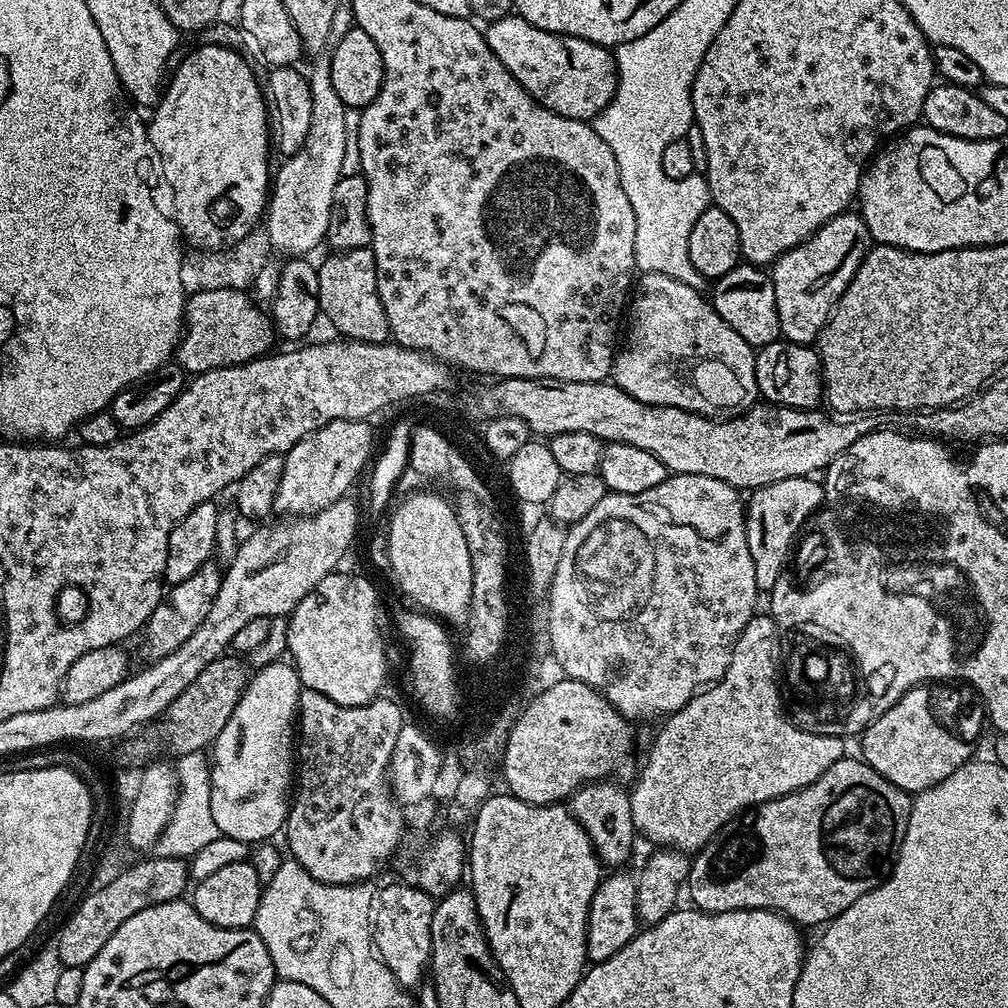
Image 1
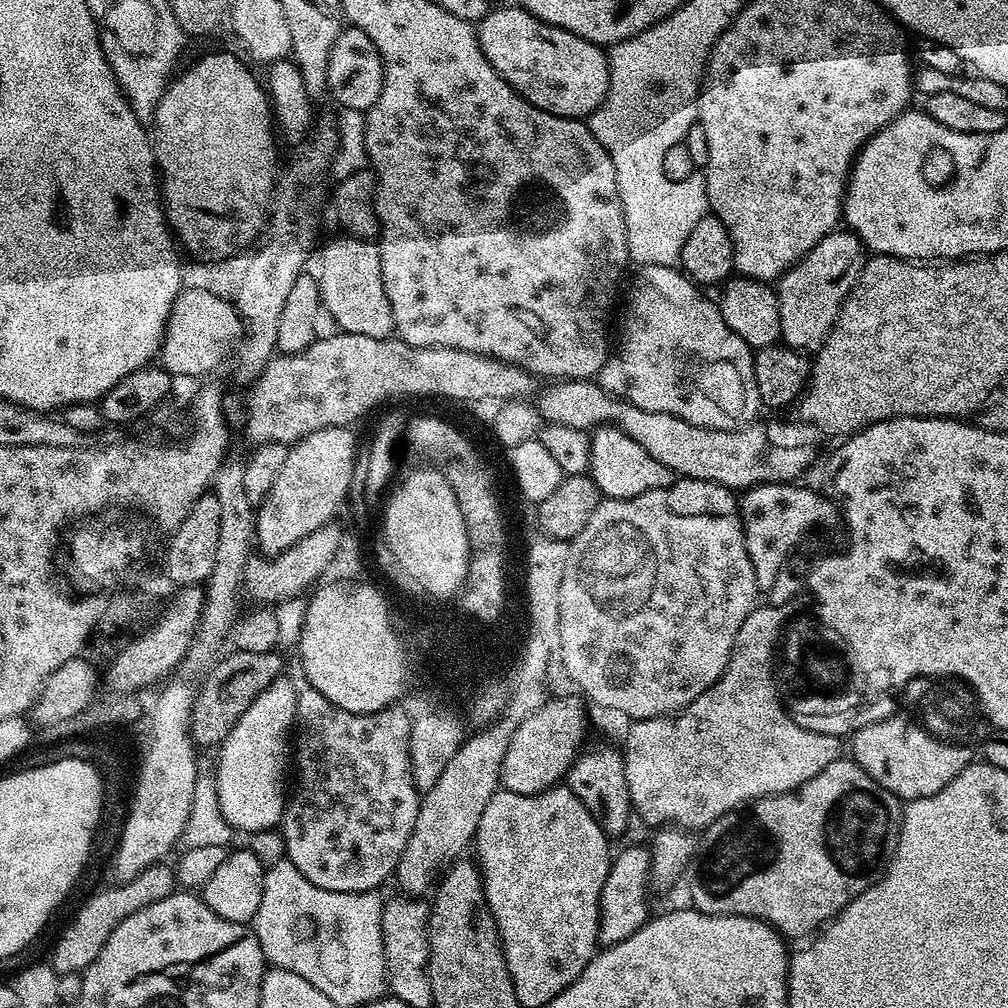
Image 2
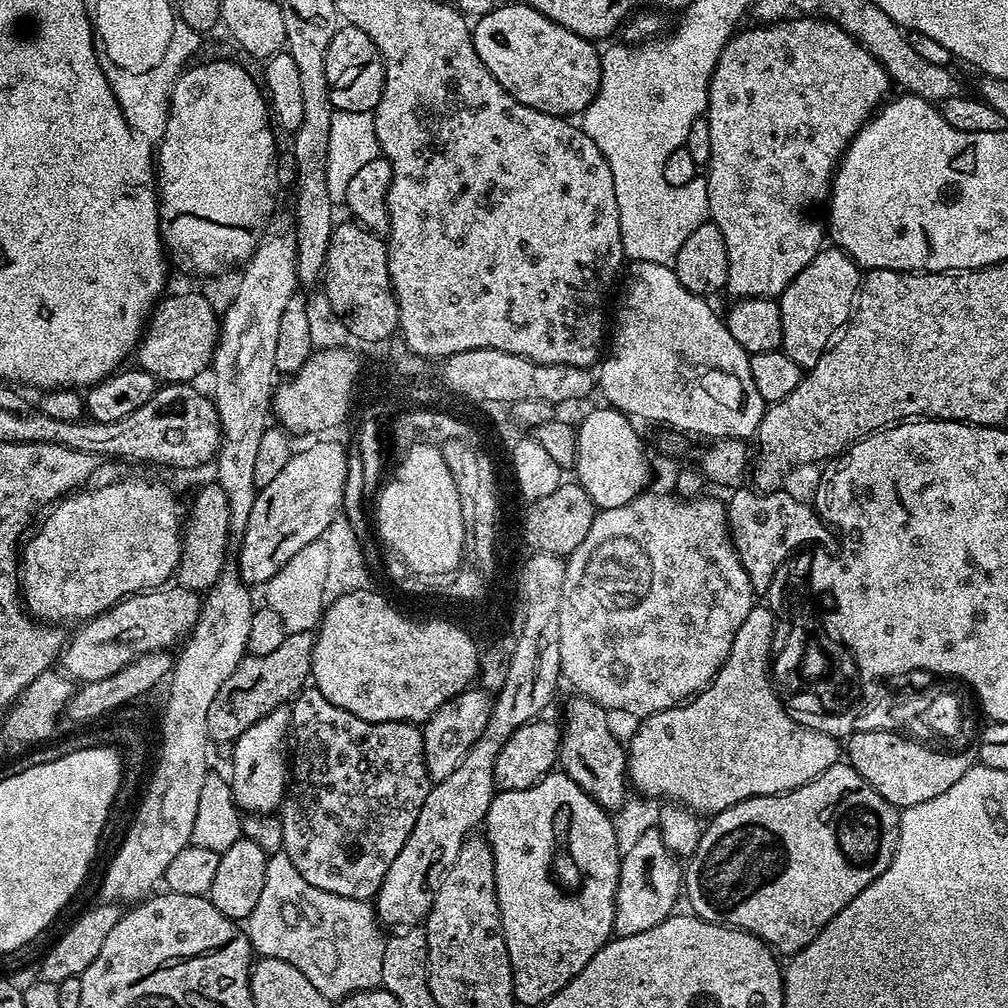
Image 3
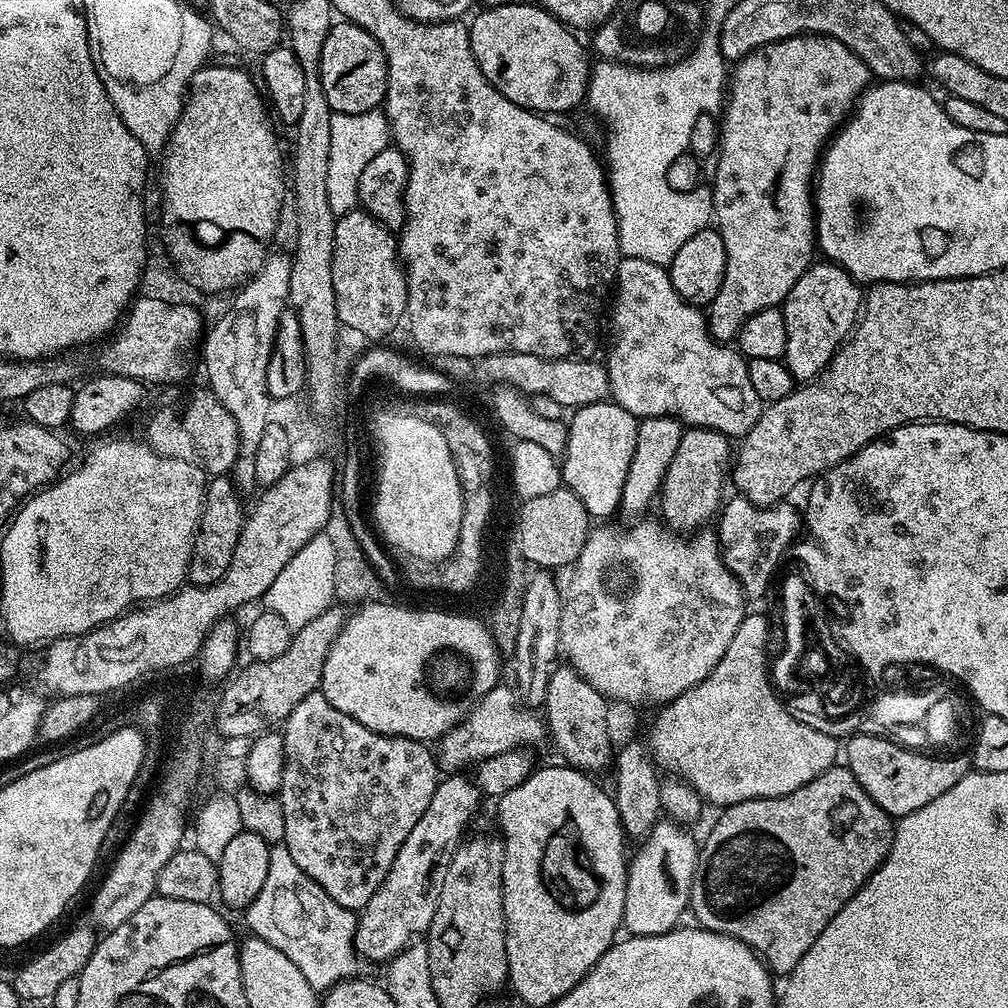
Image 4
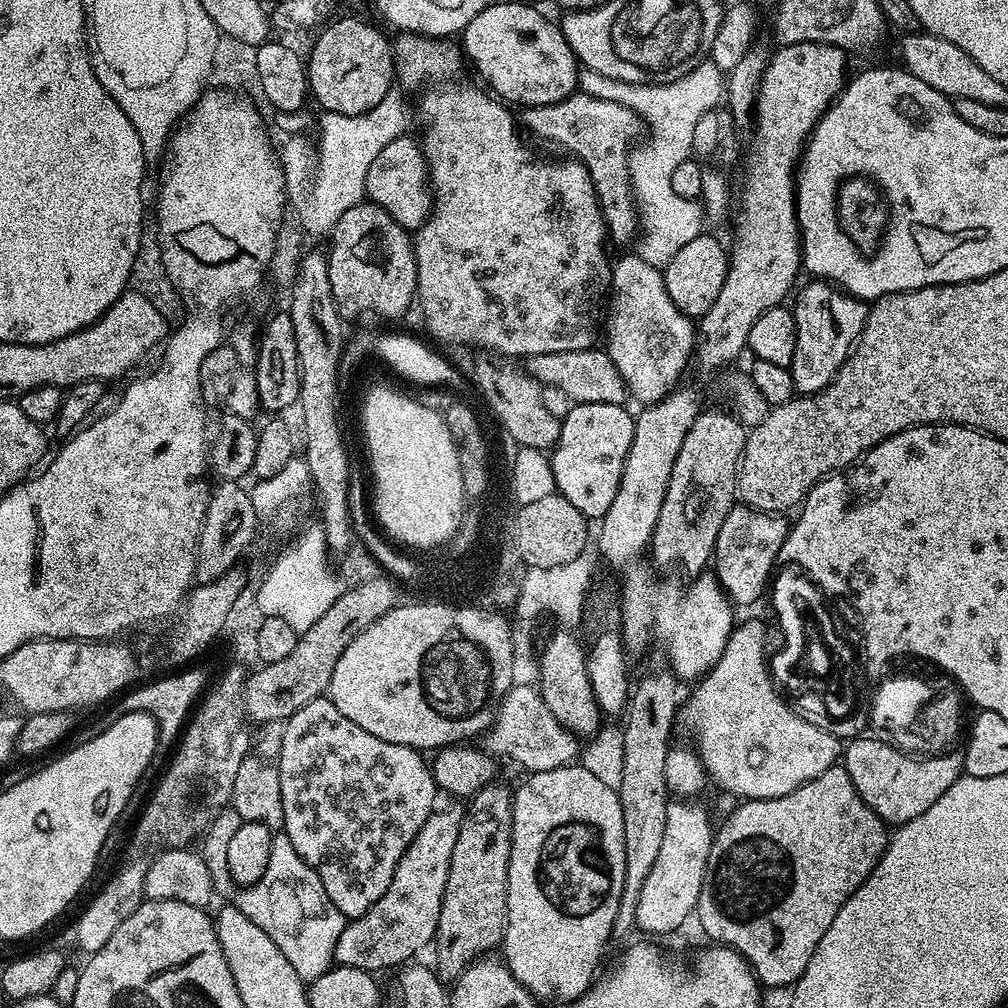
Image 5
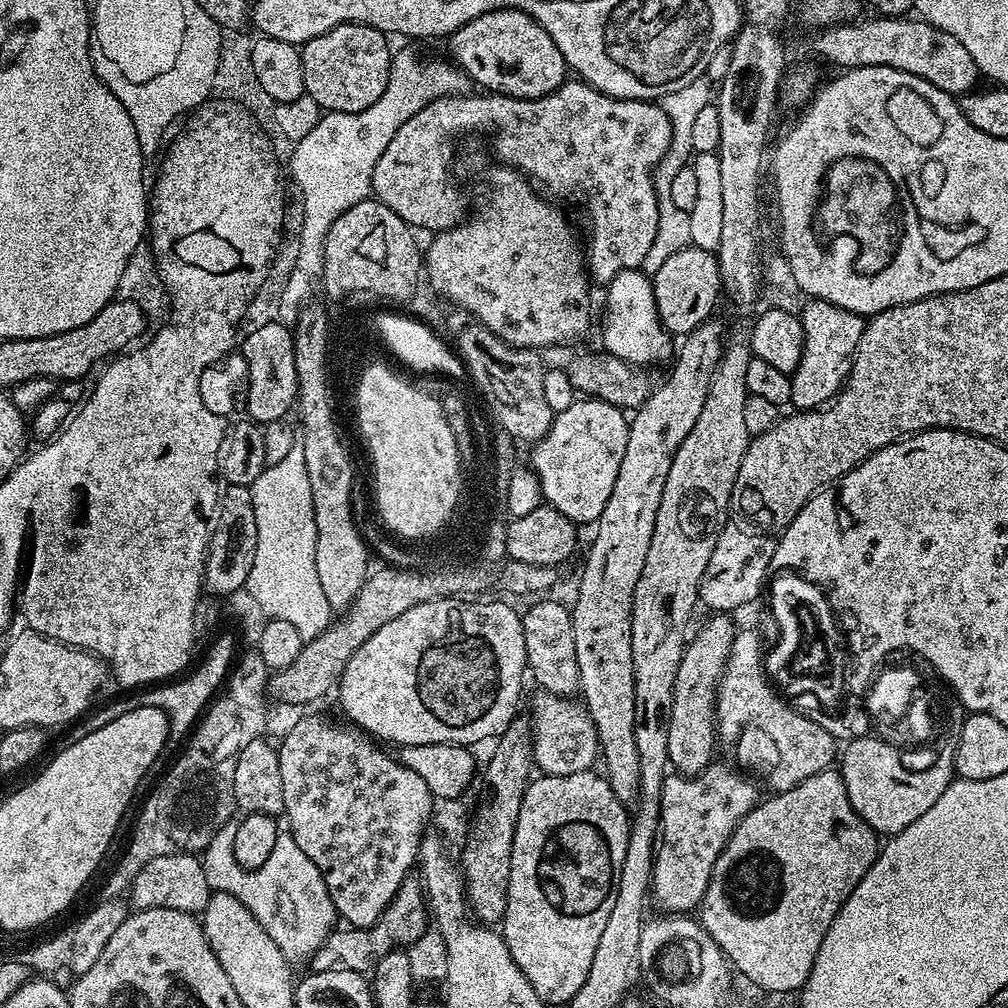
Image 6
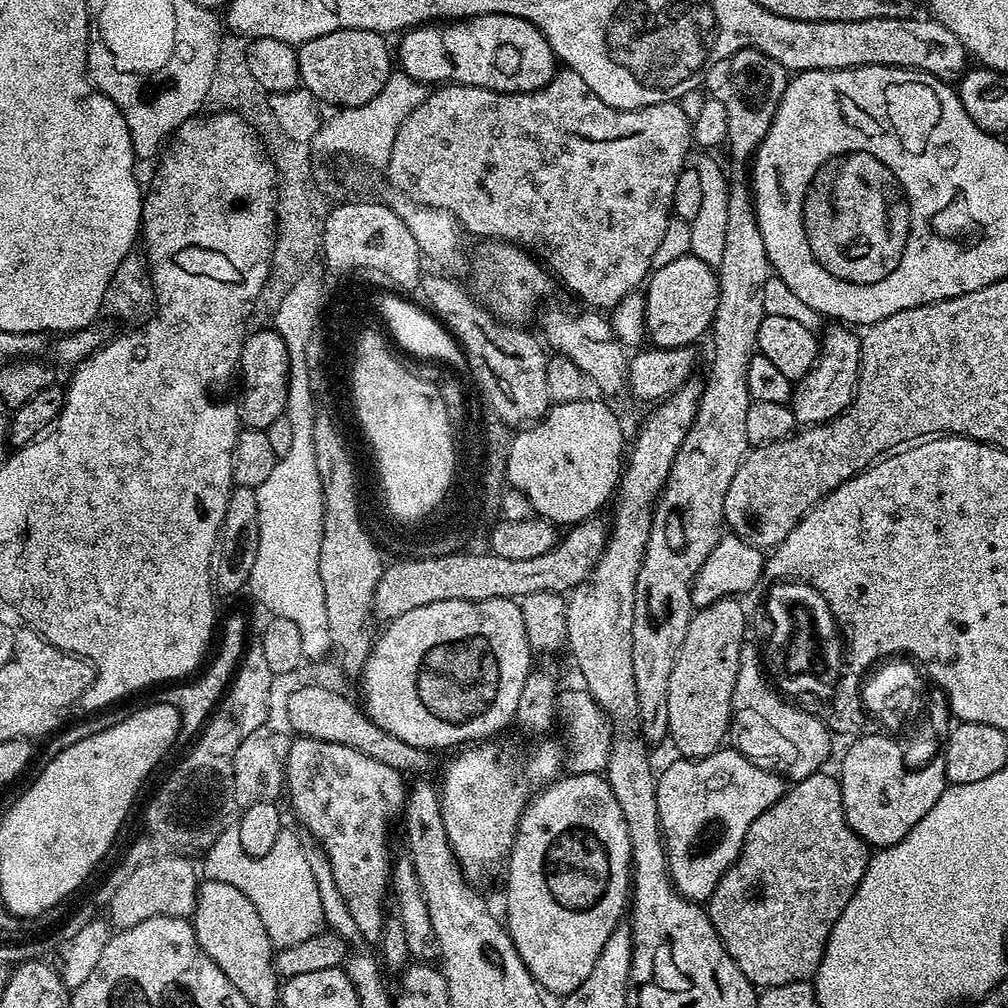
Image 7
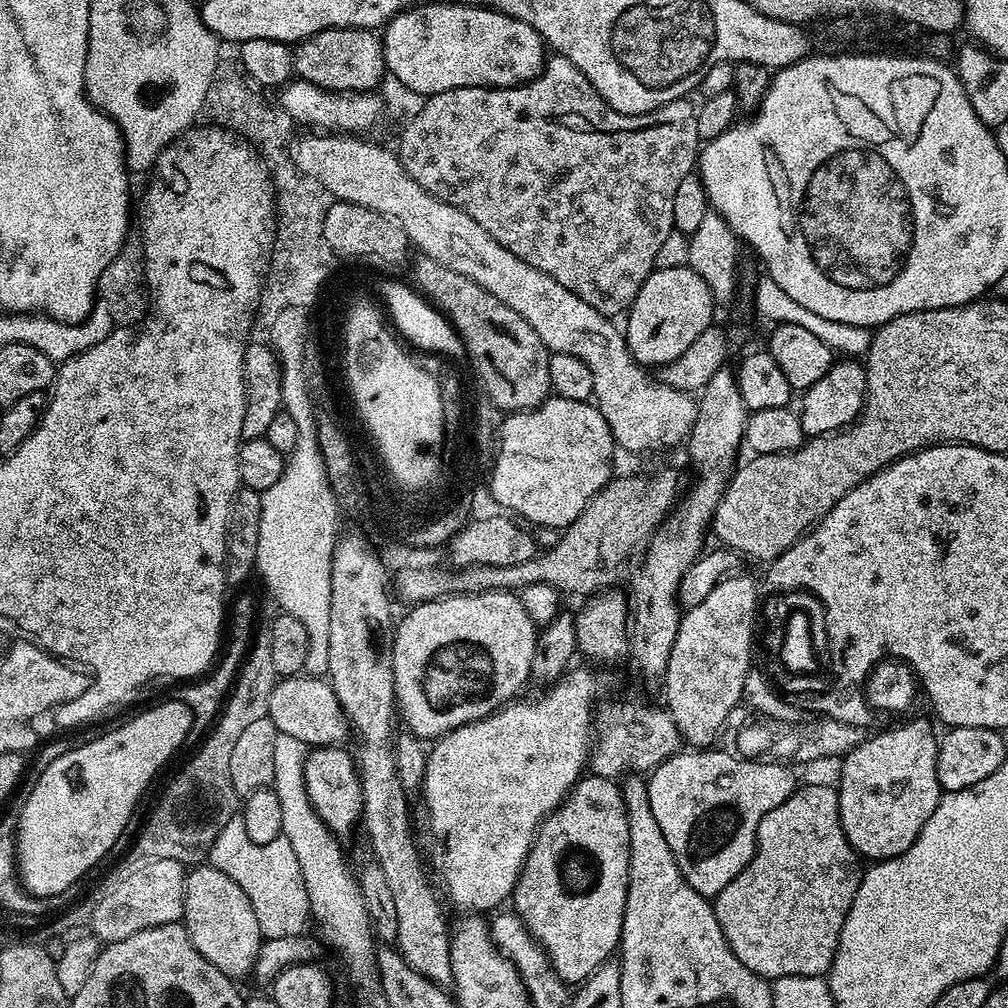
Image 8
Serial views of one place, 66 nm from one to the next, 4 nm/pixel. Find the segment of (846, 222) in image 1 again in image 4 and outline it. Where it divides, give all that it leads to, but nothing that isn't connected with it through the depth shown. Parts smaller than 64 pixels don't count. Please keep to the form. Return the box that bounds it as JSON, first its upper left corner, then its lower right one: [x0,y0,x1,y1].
[782,262,862,381]

